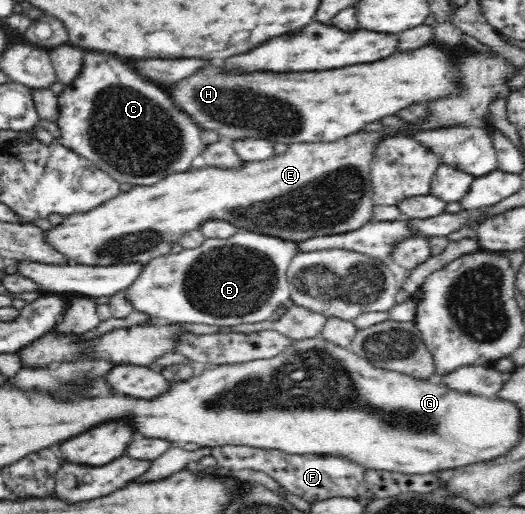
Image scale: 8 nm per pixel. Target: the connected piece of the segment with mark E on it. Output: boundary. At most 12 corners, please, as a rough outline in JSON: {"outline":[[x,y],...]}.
{"outline":[[380,137],[132,186],[45,233],[147,264],[208,220],[306,241],[375,221]]}

